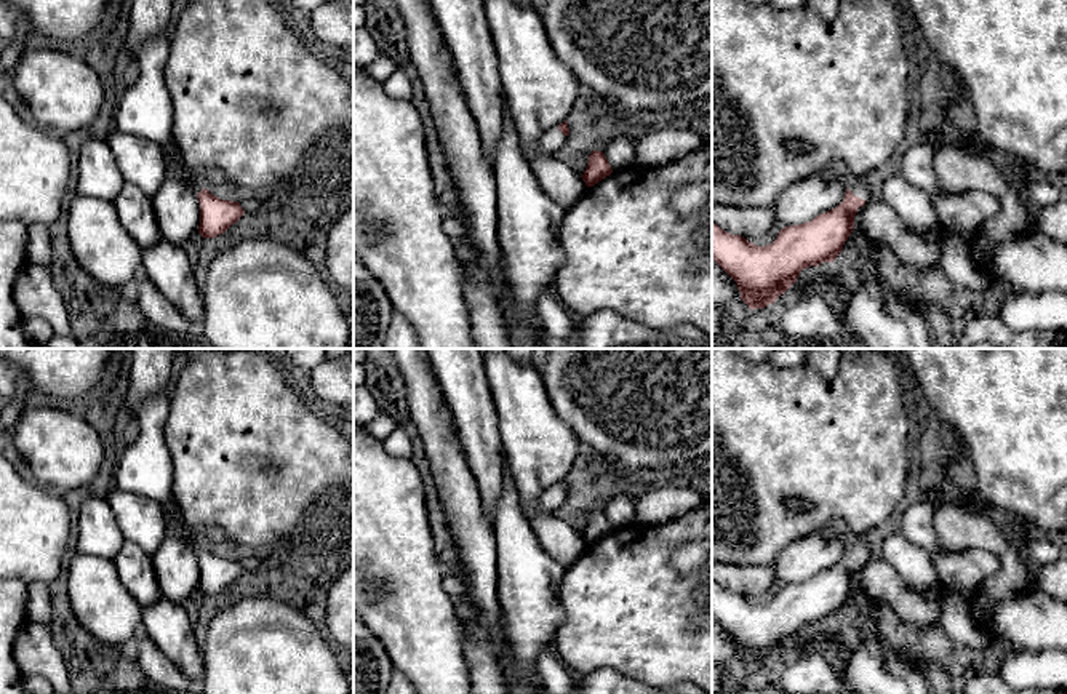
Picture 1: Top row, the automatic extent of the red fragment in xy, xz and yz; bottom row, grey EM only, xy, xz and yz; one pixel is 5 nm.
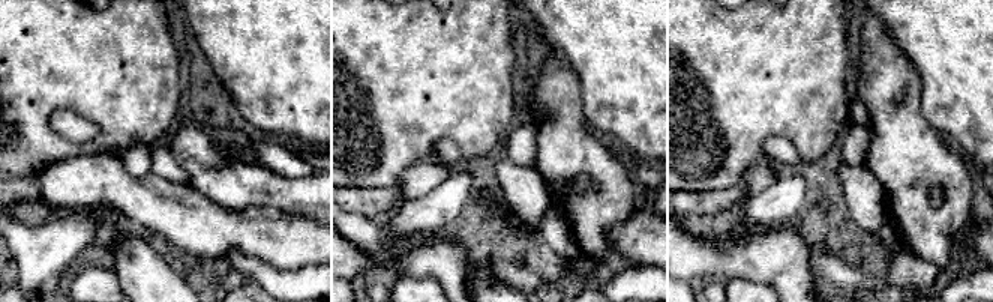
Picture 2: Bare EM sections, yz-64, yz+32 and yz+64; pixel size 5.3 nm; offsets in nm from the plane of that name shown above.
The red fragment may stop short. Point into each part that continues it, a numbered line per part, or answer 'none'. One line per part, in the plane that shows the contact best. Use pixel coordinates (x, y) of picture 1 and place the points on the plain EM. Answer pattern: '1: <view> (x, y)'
1: yz (858, 546)

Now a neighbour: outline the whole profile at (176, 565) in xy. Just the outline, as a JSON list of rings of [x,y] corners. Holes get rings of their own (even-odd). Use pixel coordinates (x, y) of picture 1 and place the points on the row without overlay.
[[[168,534],[152,555],[152,564],[165,598],[182,604],[198,592],[200,561],[189,539]]]

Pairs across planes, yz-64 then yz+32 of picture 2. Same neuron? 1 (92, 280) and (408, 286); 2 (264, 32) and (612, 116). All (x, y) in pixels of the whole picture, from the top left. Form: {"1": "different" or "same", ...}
{"1": "same", "2": "same"}

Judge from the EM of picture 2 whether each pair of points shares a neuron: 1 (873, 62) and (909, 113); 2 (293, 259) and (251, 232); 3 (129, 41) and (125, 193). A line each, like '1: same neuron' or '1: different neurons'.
1: same neuron
2: same neuron
3: different neurons

